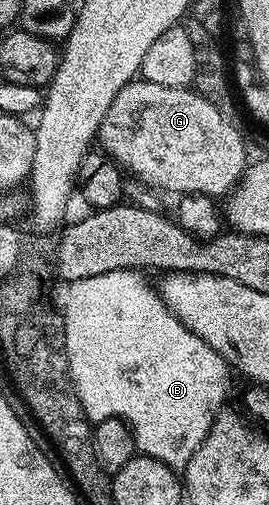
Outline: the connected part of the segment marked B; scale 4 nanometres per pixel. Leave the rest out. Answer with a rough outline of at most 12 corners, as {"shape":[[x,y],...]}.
{"shape":[[139,270],[69,284],[92,425],[186,469],[229,365]]}

